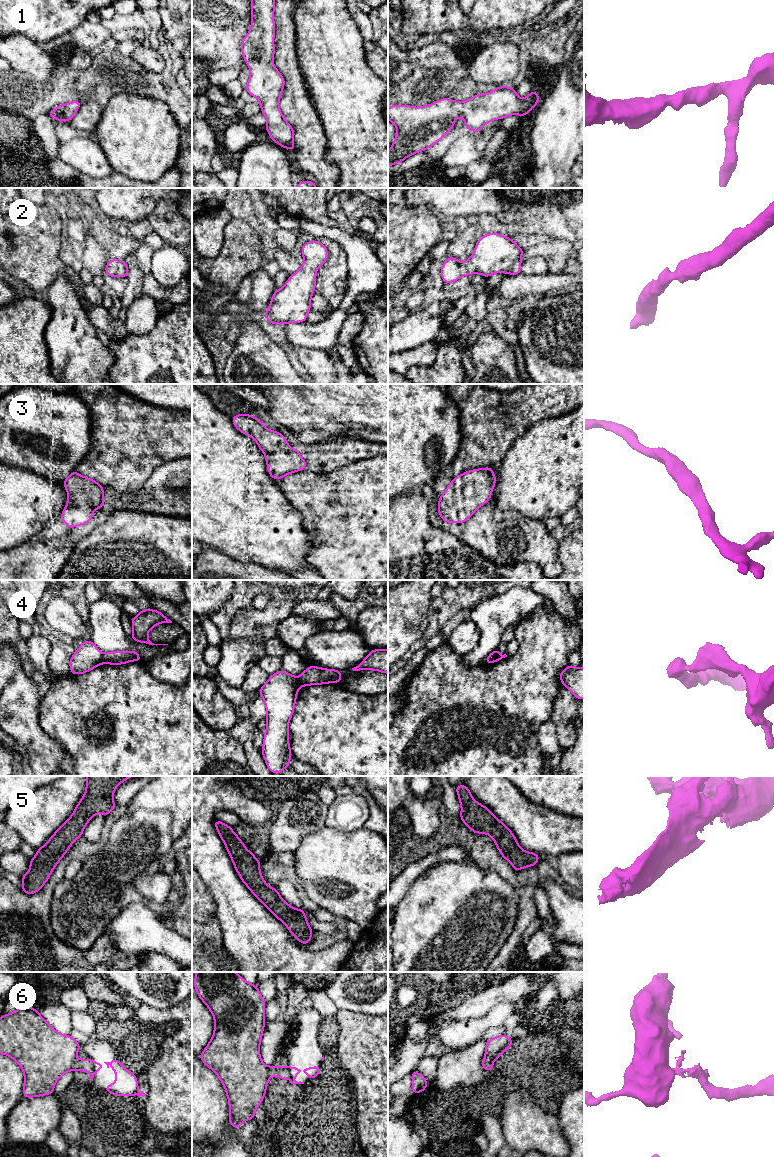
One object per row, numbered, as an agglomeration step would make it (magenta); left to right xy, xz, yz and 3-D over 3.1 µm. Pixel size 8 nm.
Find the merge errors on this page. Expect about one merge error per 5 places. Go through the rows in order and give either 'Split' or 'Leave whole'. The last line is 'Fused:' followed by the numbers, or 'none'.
1: Leave whole
2: Leave whole
3: Leave whole
4: Split
5: Leave whole
6: Split
Fused: 4, 6

